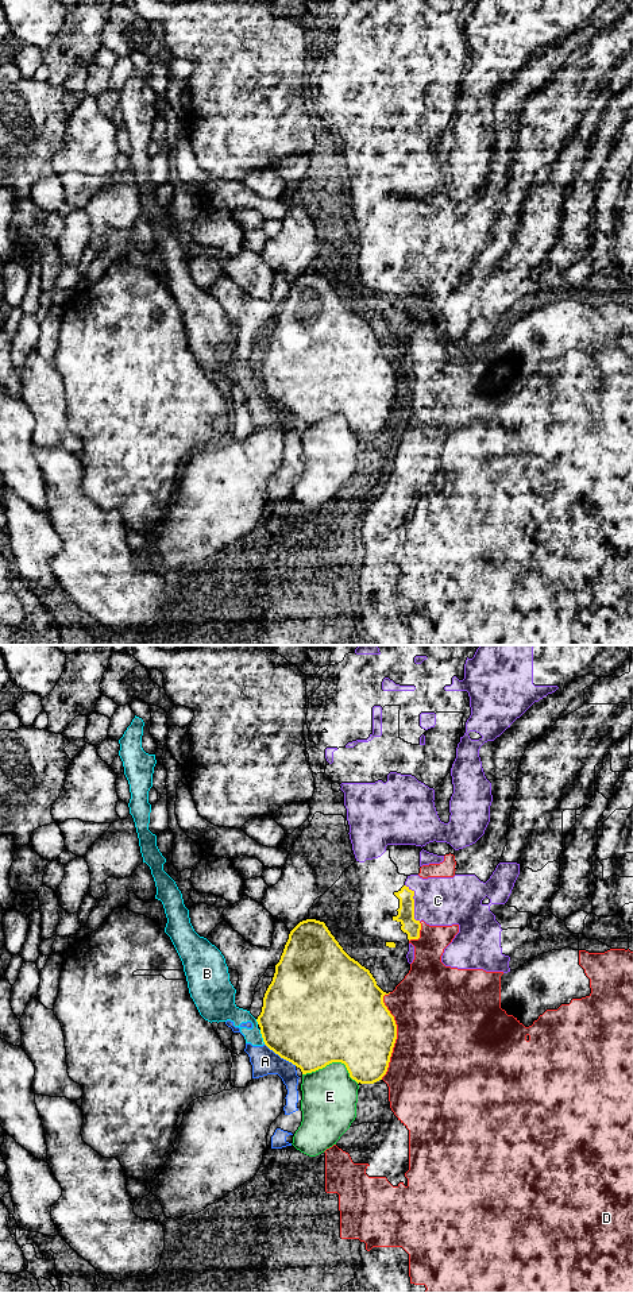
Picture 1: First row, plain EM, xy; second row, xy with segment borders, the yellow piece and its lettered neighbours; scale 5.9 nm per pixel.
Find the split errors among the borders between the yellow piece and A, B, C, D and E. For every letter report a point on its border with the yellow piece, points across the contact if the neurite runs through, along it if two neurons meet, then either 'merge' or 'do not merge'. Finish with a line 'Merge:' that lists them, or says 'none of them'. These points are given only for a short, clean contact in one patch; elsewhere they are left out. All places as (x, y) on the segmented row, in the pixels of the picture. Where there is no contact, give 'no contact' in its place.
A: contact xy (281, 1057); do not merge
B: contact xy (262, 1037); border xy (259, 1030), (265, 1043); do not merge
C: contact xy (413, 904); do not merge
D: contact xy (396, 1034); do not merge
E: contact xy (334, 1061); do not merge
Merge: none of them

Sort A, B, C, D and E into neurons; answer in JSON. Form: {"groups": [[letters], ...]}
{"groups": [["A", "B"], ["C"], ["D"], ["E"]]}

